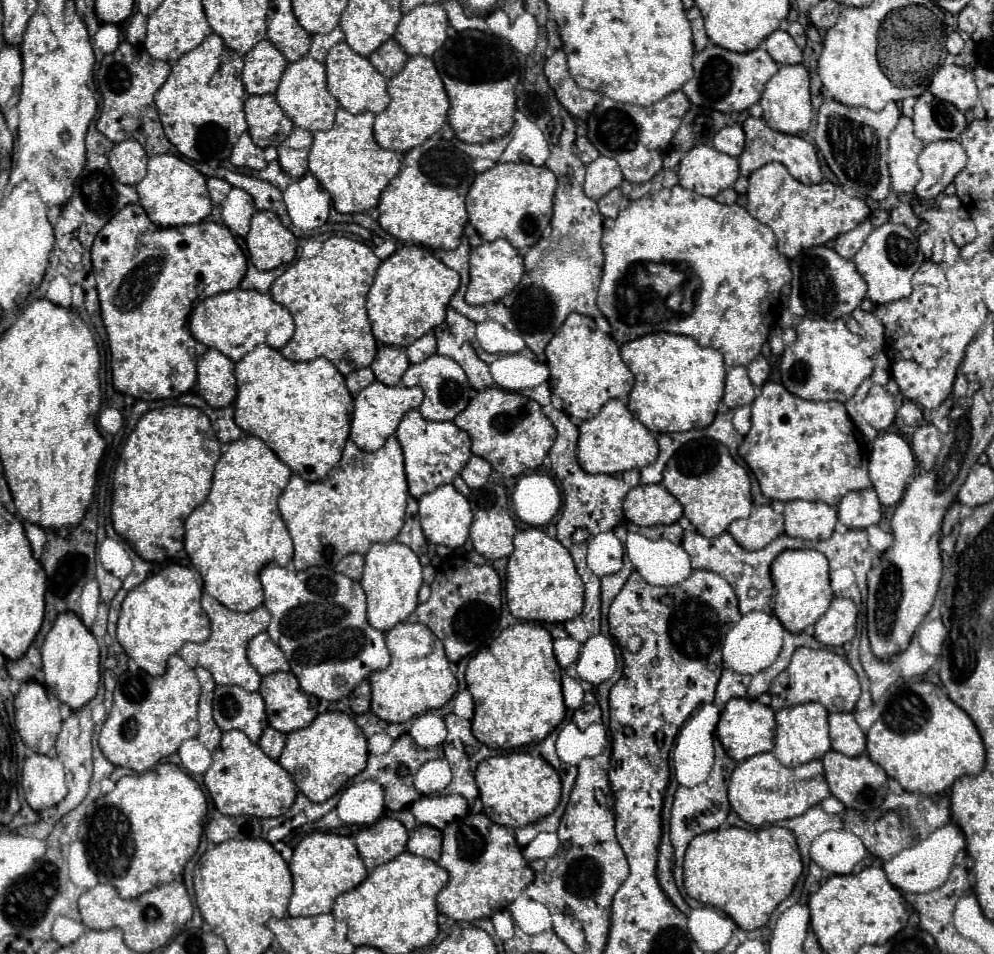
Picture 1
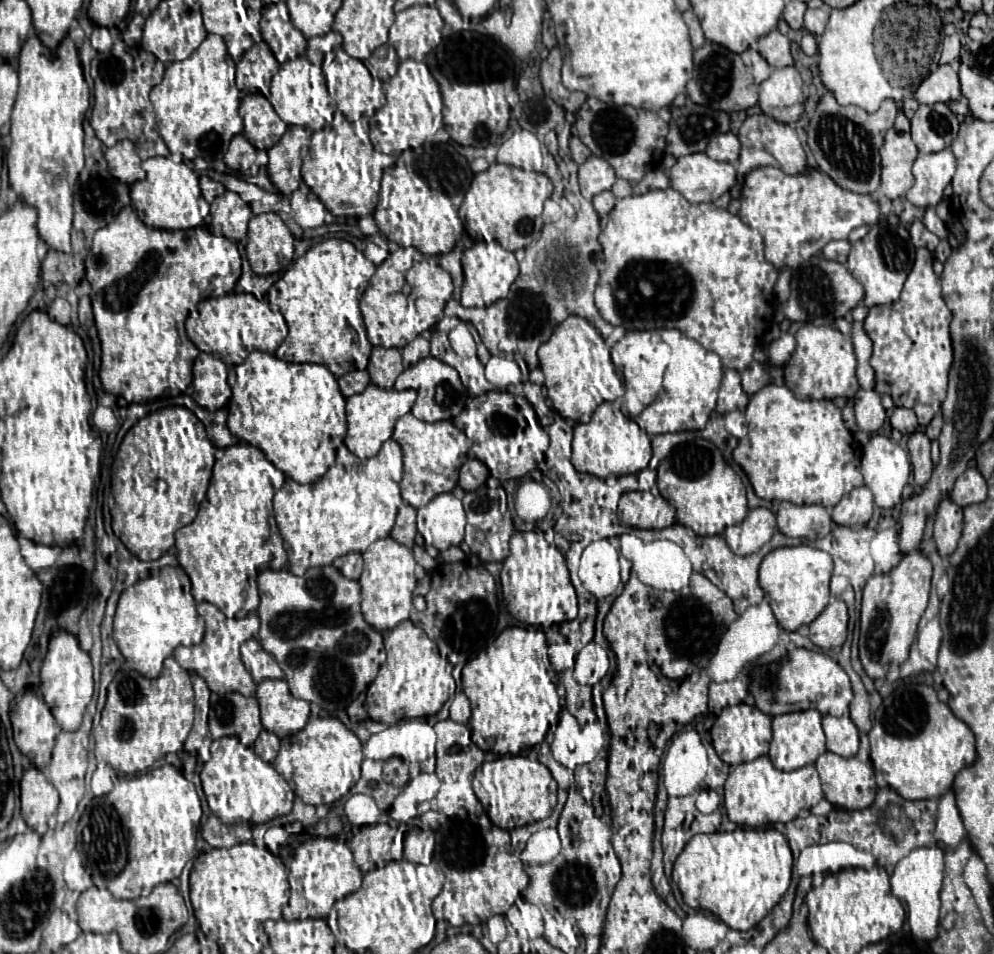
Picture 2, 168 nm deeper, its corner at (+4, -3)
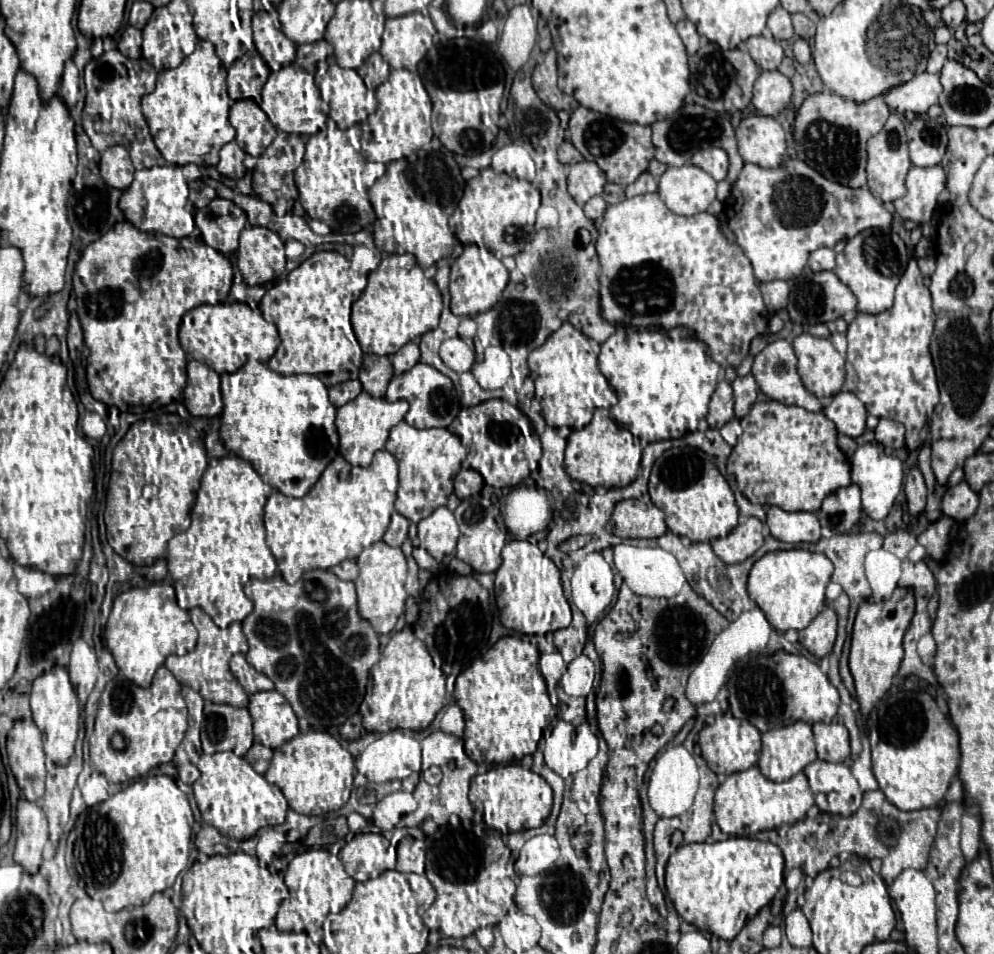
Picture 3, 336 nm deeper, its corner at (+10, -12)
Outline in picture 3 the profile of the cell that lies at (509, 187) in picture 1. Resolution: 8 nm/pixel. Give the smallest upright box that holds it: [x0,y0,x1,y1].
[451,168,540,258]

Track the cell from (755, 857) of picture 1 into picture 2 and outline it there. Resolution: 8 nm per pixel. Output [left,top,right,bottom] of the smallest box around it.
[672,827,793,931]

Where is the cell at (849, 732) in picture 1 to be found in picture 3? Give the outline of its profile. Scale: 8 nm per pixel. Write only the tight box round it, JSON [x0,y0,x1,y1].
[812,722,850,762]

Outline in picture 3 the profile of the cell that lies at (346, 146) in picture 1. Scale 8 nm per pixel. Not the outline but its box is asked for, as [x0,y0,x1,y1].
[294,120,386,234]

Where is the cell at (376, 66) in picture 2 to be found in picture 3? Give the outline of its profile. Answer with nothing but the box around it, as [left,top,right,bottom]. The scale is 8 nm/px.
[358,52,390,89]

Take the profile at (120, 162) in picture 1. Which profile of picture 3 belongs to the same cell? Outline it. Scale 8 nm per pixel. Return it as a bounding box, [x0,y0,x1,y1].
[100,146,134,190]

